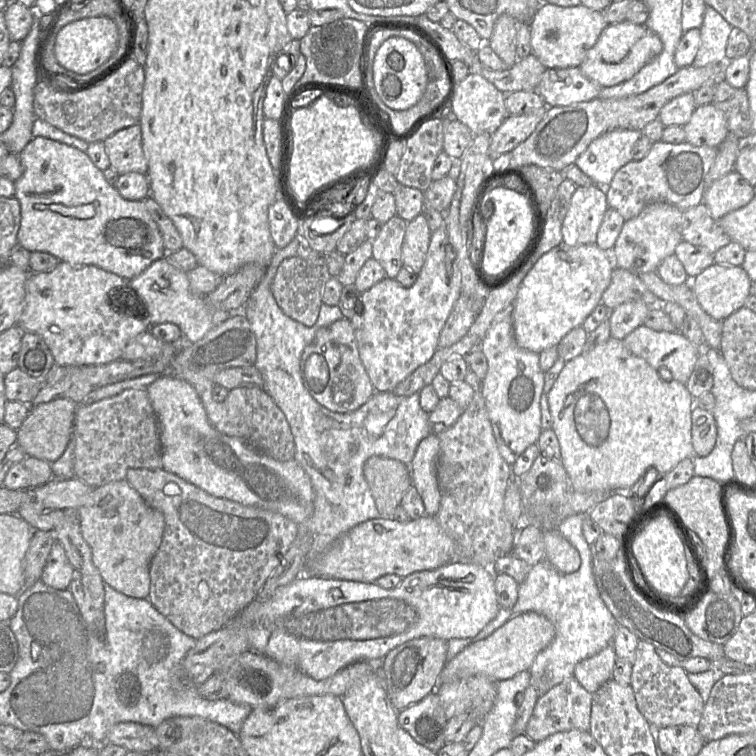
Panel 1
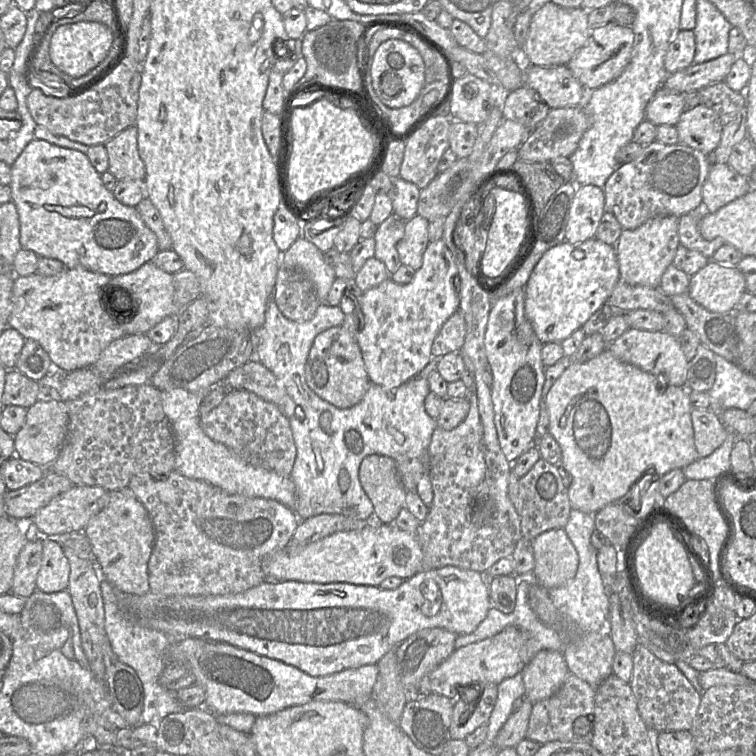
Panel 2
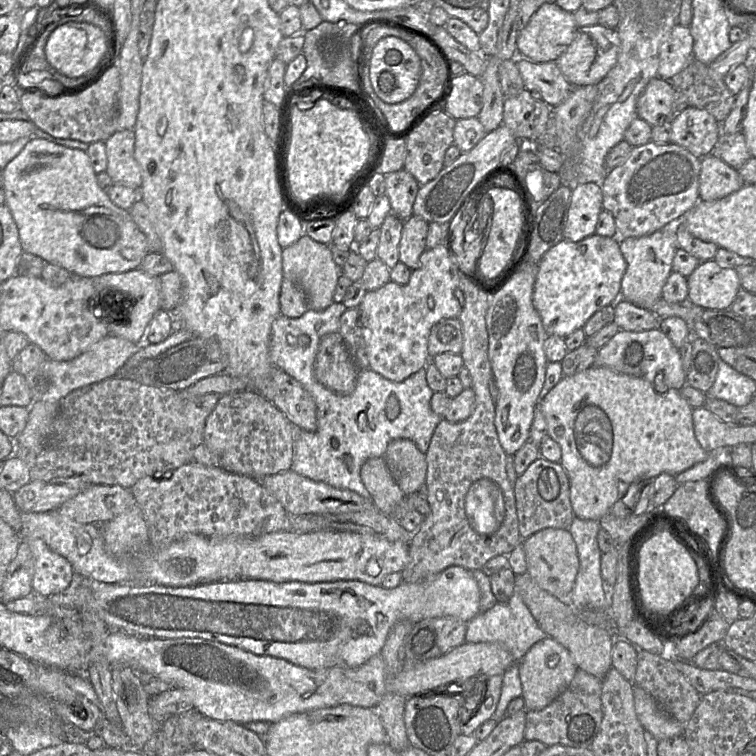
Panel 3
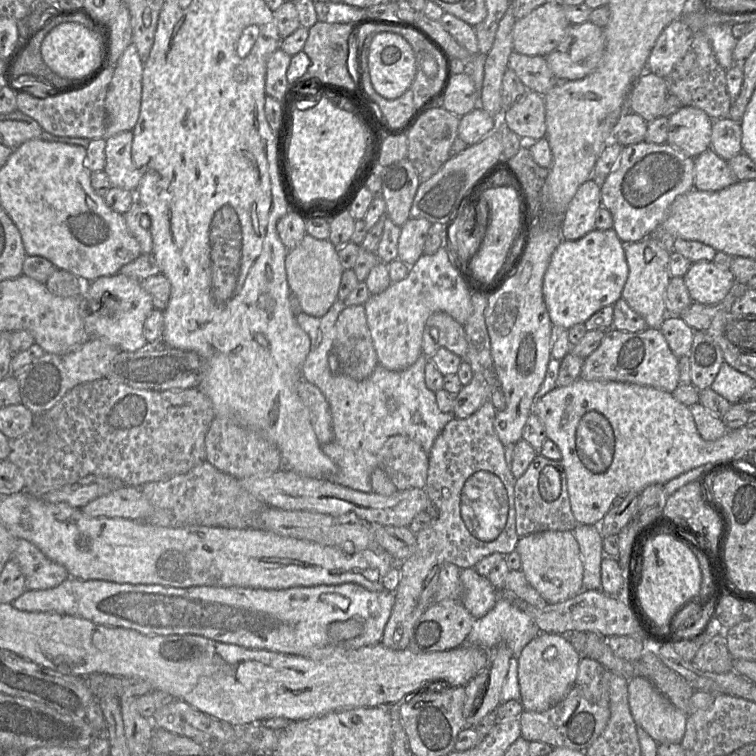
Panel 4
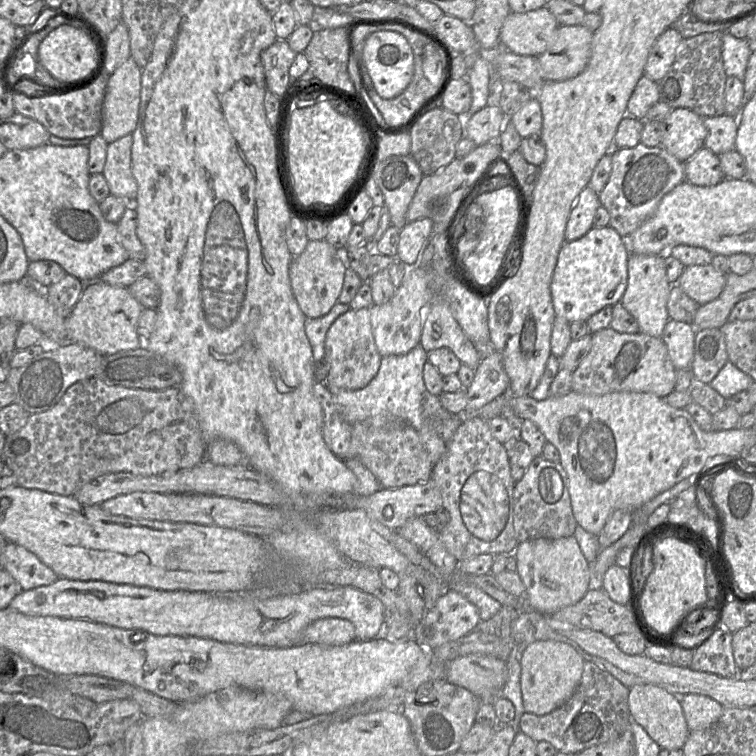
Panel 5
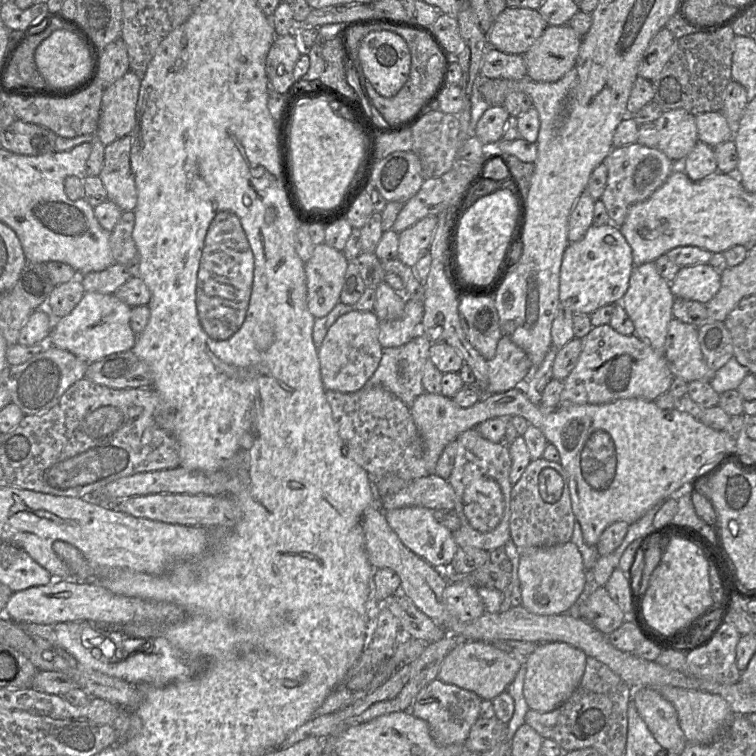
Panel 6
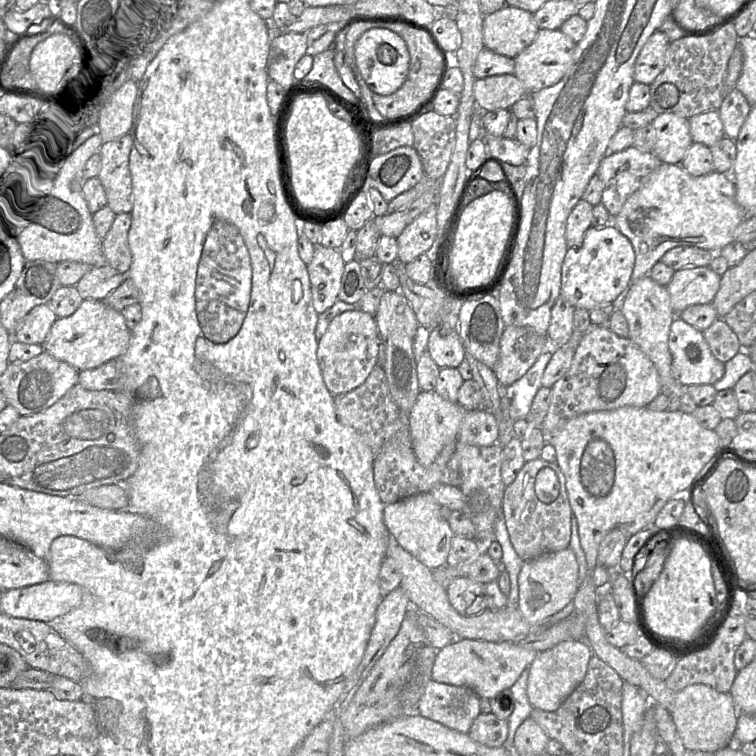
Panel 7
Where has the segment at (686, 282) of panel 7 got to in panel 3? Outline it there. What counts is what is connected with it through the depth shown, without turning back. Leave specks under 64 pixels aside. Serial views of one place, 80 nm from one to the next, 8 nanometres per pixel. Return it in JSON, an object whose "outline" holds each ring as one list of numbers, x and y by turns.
{"outline":[[714,259,703,261,687,277,688,299,704,309,730,309,739,290,736,267,724,267]]}

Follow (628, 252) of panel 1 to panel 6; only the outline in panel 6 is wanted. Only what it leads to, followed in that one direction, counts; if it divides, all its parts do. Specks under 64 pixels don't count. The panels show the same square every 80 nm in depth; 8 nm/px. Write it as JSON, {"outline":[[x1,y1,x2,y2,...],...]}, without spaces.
{"outline":[[647,262,633,267,629,287,621,304,635,326,634,335,648,343,659,353,665,352,668,325,673,319,672,306,674,299,675,296,672,294,670,283,658,273,655,262]]}

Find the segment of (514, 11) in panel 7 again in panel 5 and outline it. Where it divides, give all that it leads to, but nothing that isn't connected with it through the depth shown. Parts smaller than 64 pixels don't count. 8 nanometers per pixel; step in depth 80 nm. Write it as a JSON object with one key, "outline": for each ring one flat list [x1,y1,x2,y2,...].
{"outline":[[547,7,526,13,511,12,500,30,499,44,514,54,537,57,547,50,558,27]]}

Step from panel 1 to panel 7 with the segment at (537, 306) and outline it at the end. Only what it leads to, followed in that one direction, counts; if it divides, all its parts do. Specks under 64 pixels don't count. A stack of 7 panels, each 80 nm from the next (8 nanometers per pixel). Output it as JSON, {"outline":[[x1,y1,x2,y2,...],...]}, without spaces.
{"outline":[[609,222,604,227,590,227,580,244,568,248,562,264,561,294,575,308,588,311,603,304,618,304,624,299,630,286,630,278,635,264,635,252,630,240]]}

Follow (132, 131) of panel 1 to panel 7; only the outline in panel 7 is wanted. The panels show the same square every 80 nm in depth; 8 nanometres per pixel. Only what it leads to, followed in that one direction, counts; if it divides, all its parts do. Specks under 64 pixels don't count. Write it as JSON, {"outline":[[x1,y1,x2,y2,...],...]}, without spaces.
{"outline":[[130,134,105,143,101,149,101,181,107,205,115,214,131,213,133,208,132,177,129,156,133,146]]}

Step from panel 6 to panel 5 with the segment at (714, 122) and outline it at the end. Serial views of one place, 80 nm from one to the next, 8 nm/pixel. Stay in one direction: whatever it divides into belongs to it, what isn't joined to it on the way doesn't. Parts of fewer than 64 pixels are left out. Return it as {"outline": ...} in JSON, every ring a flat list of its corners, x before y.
{"outline":[[723,114,721,116,704,117,708,134,704,145,716,155,735,149,738,131,737,116]]}

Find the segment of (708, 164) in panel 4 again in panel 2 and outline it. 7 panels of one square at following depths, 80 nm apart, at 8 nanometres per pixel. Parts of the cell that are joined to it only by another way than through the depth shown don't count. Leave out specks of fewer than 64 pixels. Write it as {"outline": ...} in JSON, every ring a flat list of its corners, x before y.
{"outline":[[712,161,702,187,702,209,704,212,714,213,745,195,752,187,749,178,736,172,727,163]]}

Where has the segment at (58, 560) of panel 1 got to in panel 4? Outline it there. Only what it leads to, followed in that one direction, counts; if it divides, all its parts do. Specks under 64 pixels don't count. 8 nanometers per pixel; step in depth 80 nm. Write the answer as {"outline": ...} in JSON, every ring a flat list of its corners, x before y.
{"outline":[[17,539,11,558,21,569,27,590,51,589,70,577,65,567,47,558,34,544,25,539]]}

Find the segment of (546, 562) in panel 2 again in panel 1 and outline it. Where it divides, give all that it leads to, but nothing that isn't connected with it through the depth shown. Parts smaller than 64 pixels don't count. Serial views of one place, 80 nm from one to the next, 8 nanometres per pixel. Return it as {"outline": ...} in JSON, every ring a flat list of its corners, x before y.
{"outline":[[558,530,544,531,545,559,562,574,571,574,580,568,581,559,576,548]]}

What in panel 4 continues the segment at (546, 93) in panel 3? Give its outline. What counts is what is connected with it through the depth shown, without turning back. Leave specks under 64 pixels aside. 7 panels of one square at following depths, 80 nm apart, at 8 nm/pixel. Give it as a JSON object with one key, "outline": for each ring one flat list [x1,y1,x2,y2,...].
{"outline":[[513,51,508,68,516,73,528,91,540,95,545,95,559,82,542,56,528,56]]}

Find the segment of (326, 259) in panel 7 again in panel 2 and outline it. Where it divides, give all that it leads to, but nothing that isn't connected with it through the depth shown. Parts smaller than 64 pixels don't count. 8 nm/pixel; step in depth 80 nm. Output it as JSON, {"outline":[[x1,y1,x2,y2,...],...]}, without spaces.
{"outline":[[300,236,287,251,282,253,281,266,302,270,313,283,320,302,325,303,336,275,332,265,325,261,323,252,321,252,314,244]]}

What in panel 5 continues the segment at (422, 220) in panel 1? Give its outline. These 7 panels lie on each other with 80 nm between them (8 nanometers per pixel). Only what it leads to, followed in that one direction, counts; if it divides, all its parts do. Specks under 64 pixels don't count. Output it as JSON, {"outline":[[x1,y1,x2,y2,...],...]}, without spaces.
{"outline":[[429,218,408,222,400,229,396,258,405,266,413,266,425,240,435,232,435,224]]}

